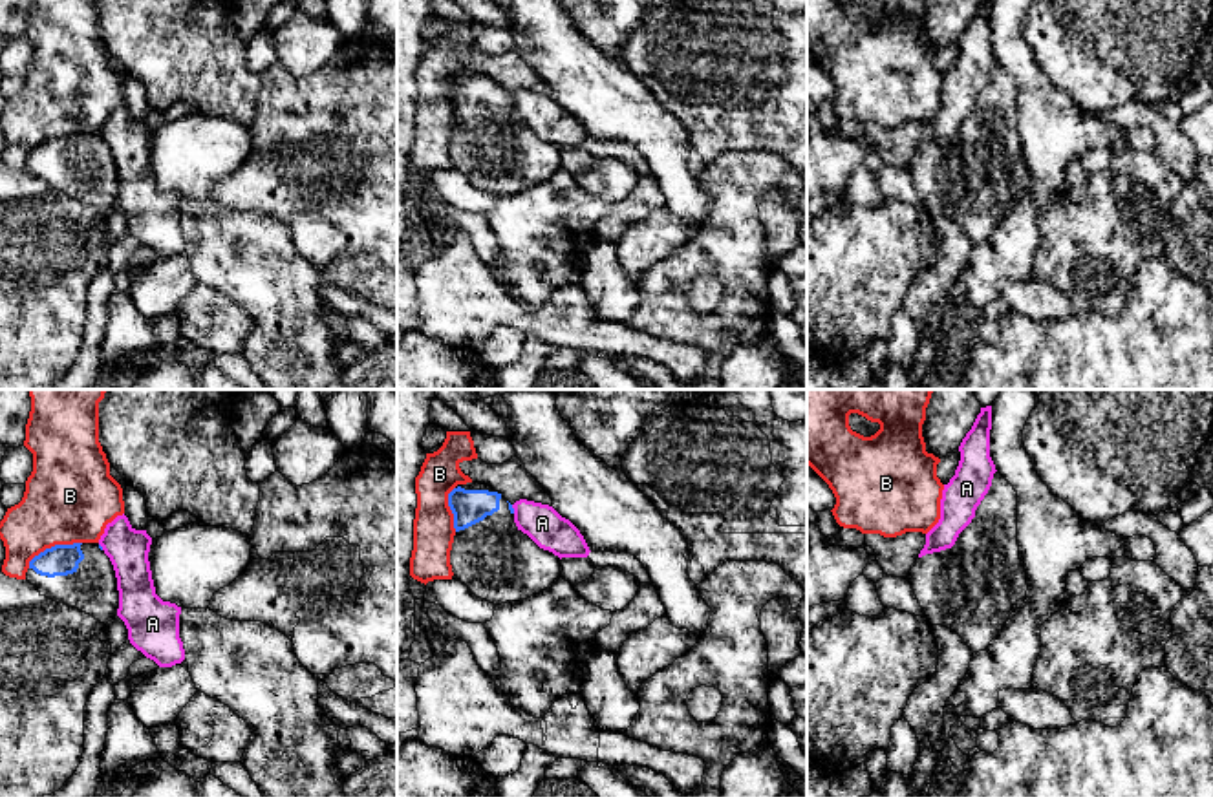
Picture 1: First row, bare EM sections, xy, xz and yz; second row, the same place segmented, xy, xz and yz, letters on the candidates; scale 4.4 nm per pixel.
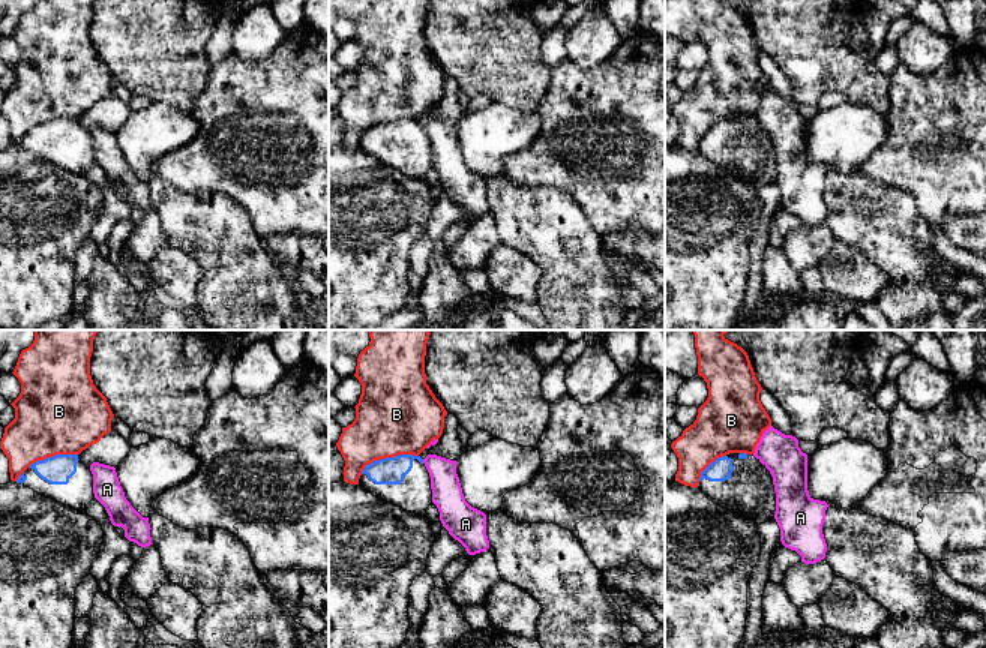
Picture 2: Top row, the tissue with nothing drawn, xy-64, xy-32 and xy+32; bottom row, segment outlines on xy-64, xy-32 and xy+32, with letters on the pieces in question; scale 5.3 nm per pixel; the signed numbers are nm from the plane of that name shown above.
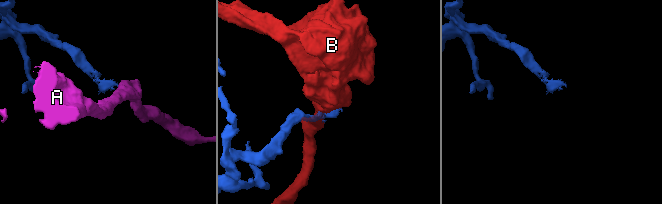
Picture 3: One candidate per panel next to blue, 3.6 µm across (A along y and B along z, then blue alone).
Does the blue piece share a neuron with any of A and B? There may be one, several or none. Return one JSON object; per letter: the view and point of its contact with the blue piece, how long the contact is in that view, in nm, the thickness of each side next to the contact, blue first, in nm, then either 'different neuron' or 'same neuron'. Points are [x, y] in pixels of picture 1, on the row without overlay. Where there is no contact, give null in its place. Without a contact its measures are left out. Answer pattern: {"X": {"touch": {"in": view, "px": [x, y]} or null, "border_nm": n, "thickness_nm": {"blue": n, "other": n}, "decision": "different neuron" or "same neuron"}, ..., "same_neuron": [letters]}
{"A": {"touch": {"in": "xz", "px": [513, 99]}, "border_nm": 40, "thickness_nm": {"blue": 20, "other": 170}, "decision": "different neuron"}, "B": {"touch": {"in": "xy", "px": [52, 138]}, "border_nm": 260, "thickness_nm": {"blue": 140, "other": 400}, "decision": "different neuron"}, "same_neuron": []}

